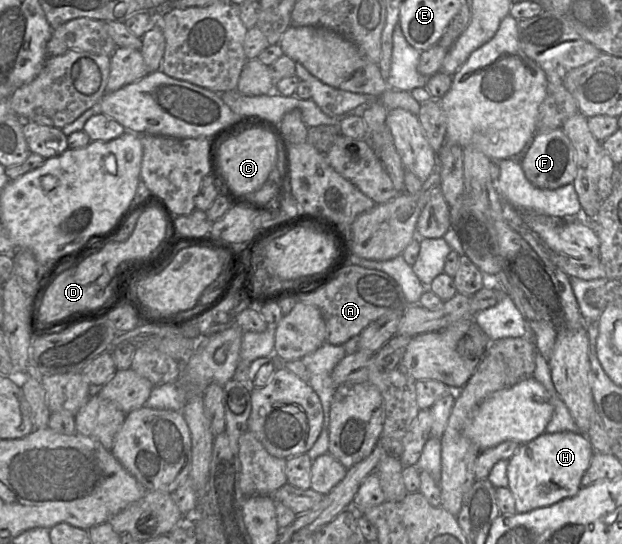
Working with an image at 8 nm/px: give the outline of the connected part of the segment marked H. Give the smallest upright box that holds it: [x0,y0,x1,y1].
[507,431,594,512]

